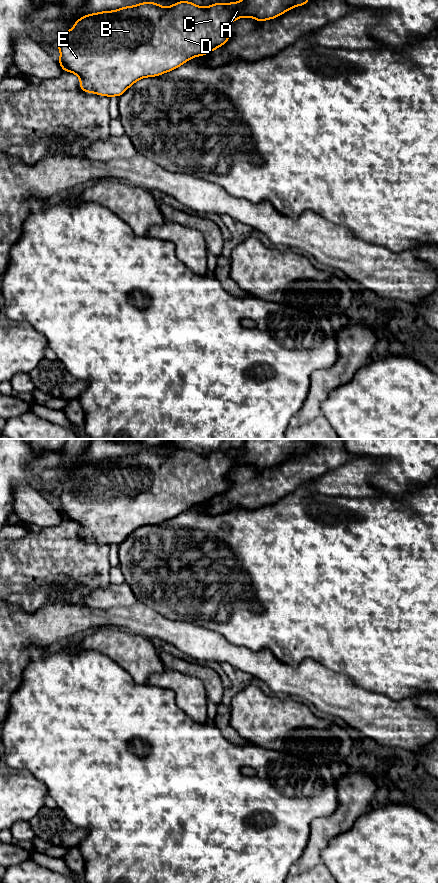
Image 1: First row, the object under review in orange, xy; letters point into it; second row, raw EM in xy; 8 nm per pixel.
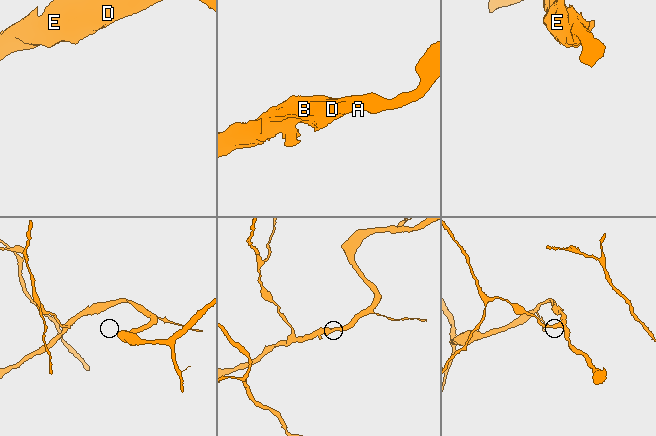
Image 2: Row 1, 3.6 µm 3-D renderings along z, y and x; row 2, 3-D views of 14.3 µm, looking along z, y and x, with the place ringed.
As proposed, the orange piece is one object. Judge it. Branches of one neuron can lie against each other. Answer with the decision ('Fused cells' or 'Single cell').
Single cell

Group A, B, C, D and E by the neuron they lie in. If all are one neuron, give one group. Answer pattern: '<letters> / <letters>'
A B C D E

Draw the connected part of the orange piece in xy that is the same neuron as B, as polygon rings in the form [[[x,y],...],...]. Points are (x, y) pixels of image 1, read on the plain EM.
[[[244,439],[244,447],[240,450],[215,451],[208,455],[200,455],[189,449],[179,449],[167,456],[158,451],[143,450],[115,459],[87,462],[78,467],[74,476],[64,480],[57,489],[61,501],[58,511],[64,520],[79,524],[82,539],[119,545],[141,526],[172,519],[193,505],[206,503],[224,493],[230,487],[228,474],[234,468],[253,465],[262,470],[309,450],[310,445],[304,439]]]

